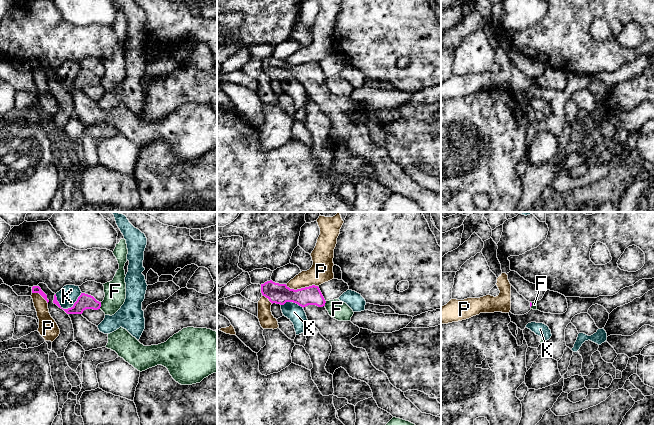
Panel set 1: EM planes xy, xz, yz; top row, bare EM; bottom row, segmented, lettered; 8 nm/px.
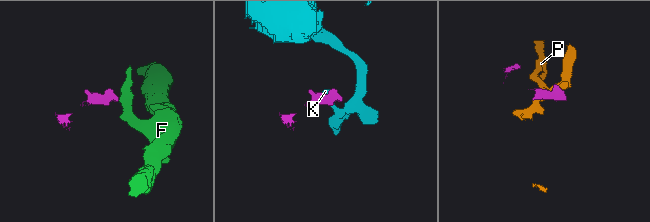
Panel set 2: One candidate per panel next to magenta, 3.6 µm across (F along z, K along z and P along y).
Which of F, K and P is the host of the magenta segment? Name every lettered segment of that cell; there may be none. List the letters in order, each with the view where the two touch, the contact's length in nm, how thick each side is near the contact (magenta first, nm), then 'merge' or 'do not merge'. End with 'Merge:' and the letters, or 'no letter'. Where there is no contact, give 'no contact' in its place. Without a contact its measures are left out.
F: meets magenta in xy; contact 60 nm long; 120 nm thick on the magenta side, 180 nm on the other; do not merge
K: meets magenta in xy; contact 220 nm long; 120 nm thick on the magenta side, 160 nm on the other; do not merge
P: meets magenta in xz; contact 260 nm long; 160 nm thick on the magenta side, 180 nm on the other; do not merge
Merge: no letter

